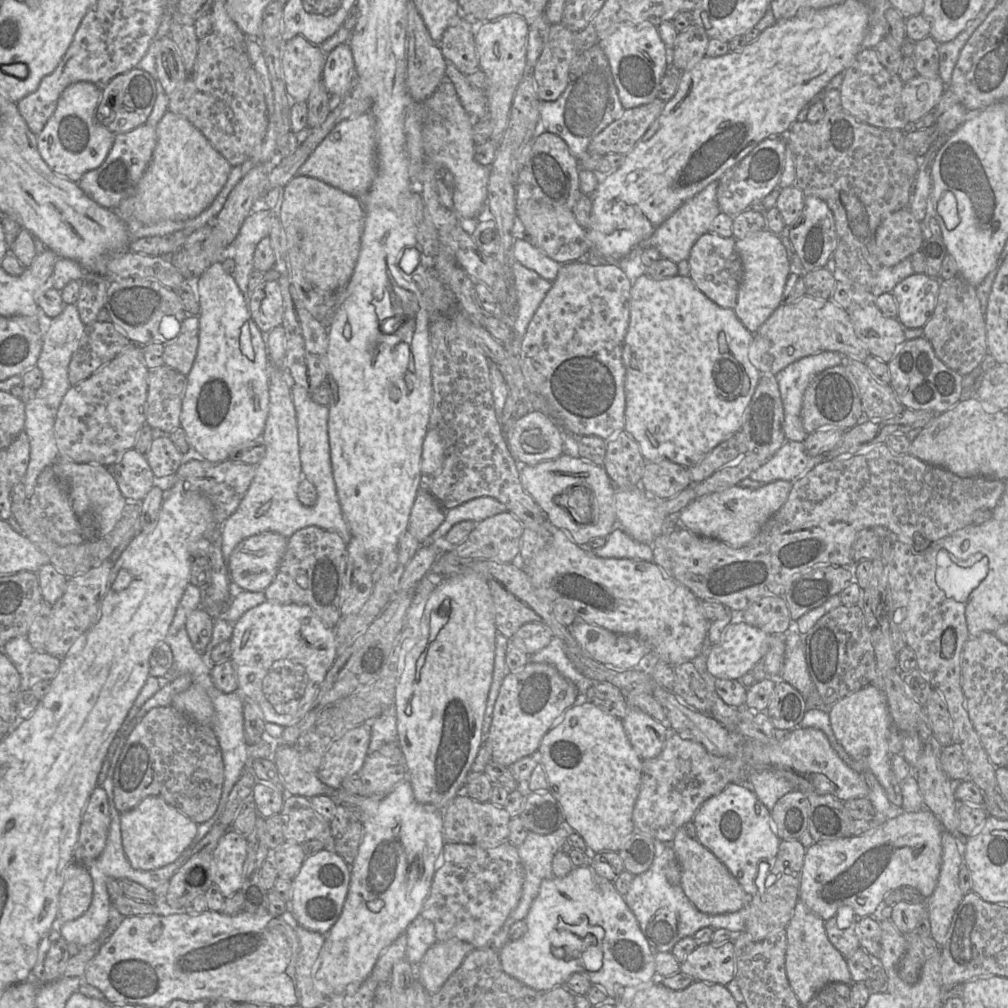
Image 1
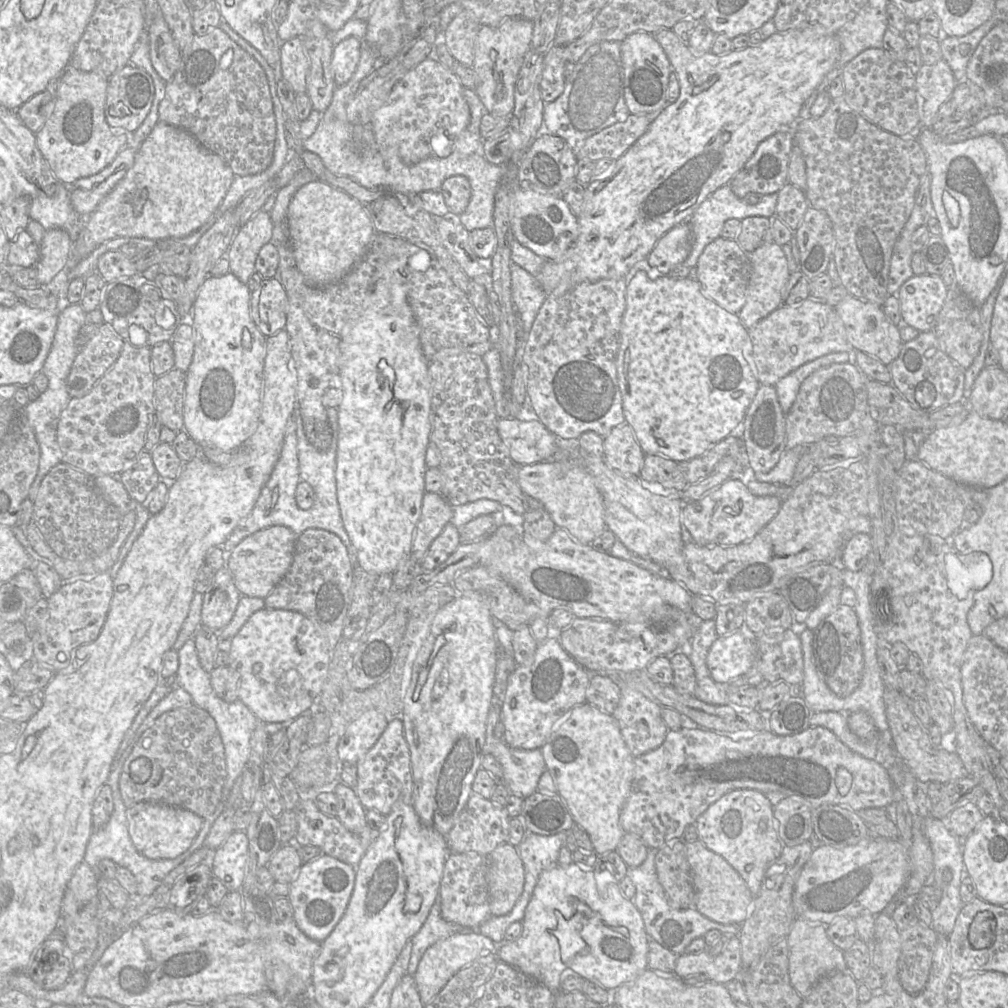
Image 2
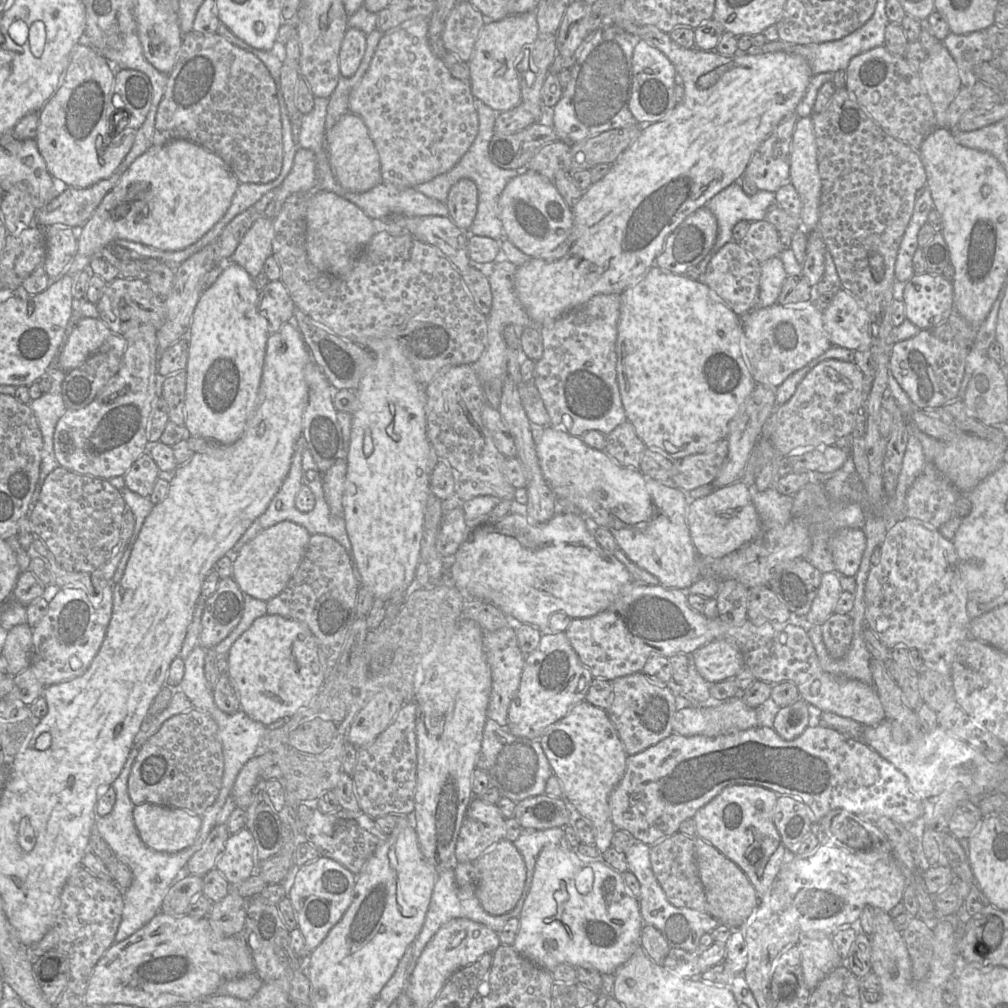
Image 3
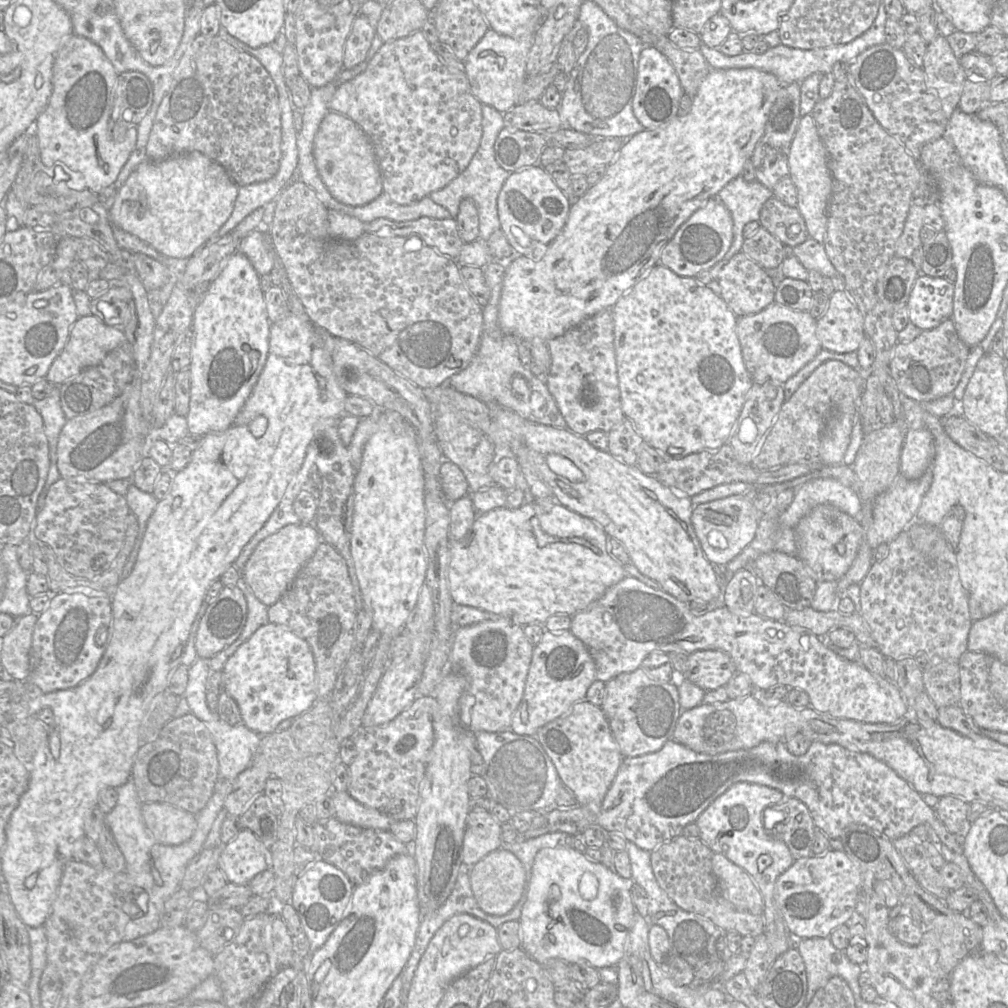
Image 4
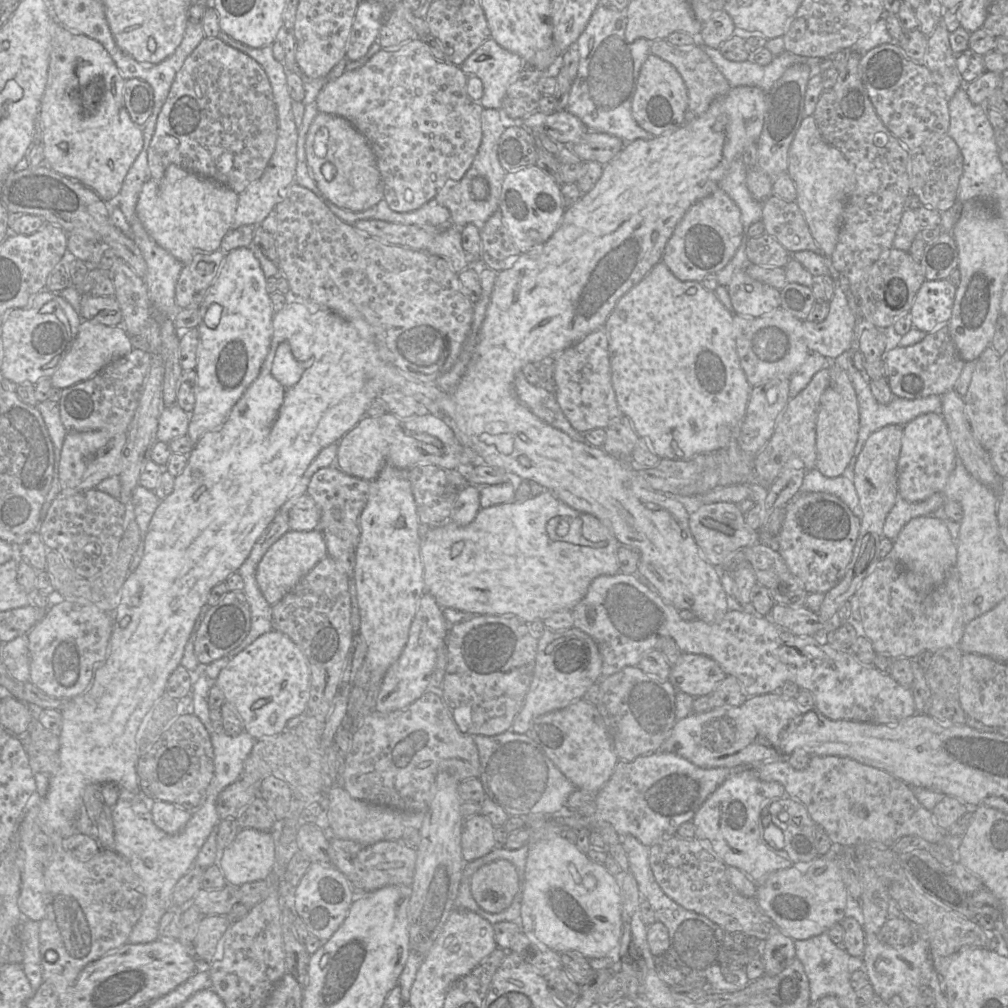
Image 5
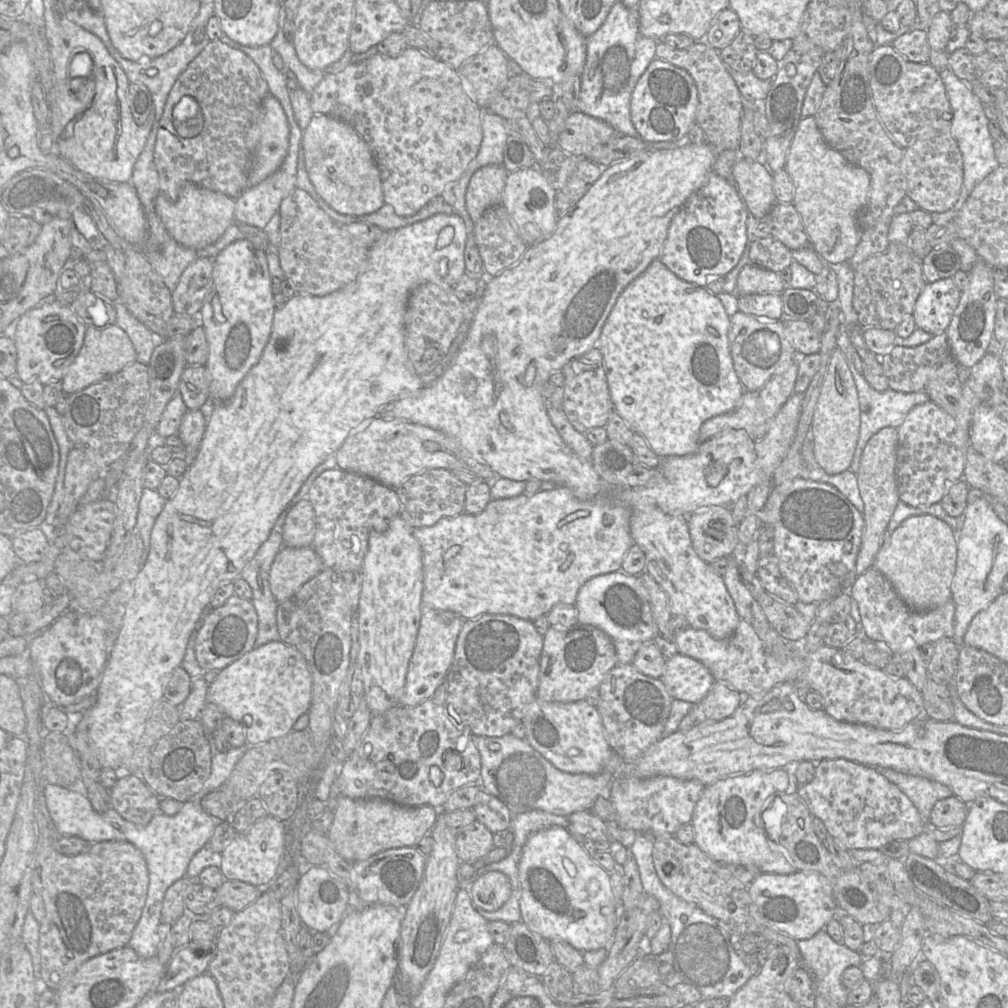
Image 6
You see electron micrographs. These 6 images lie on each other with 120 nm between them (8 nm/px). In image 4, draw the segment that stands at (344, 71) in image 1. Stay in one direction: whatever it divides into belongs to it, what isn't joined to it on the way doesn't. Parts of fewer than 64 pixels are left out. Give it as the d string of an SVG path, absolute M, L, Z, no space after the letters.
M358 14L352 23L344 45L344 69L351 69L366 58L374 35L375 29L370 25L368 19Z

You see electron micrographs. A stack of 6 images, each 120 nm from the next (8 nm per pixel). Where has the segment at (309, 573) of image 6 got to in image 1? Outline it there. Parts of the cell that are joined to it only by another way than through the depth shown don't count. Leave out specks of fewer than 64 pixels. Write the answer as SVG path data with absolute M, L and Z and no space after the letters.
M262 532L241 541L233 549L227 561L227 568L235 590L264 592L274 580L282 558L285 554L288 539L276 532Z

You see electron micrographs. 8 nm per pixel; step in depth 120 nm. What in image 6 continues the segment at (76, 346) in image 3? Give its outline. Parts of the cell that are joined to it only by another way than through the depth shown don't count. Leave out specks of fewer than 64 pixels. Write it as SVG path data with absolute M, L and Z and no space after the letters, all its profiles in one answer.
M116 324L103 329L87 326L83 345L74 361L66 368L61 379L62 391L72 394L105 377L121 371L136 361L134 346L128 335Z

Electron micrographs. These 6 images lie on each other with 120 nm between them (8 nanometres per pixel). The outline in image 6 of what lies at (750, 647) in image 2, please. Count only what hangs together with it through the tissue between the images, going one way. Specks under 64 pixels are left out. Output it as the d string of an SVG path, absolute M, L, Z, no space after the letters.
M680 653L666 660L660 679L673 699L694 705L706 697L716 681L703 663Z

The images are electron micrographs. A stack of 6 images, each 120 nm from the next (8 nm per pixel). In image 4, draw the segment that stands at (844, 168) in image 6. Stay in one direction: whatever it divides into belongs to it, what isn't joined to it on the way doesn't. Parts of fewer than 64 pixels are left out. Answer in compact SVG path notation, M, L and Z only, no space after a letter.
M811 114L801 117L792 140L789 154L789 177L797 189L797 208L804 218L809 236L819 243L823 243L827 231L832 177L828 167L828 154Z

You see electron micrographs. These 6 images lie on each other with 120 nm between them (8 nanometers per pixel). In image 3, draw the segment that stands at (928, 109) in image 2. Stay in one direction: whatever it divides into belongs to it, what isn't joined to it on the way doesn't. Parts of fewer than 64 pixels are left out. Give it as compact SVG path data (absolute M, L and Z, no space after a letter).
M942 41L927 53L918 73L932 104L936 128L947 128L947 108L962 85L957 64Z

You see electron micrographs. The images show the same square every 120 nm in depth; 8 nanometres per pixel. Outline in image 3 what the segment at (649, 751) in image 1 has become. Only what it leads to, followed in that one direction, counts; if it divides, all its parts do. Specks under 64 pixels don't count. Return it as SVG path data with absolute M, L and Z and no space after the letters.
M642 671L617 678L612 686L613 698L607 713L628 755L642 752L674 733L677 708L671 688L650 681Z

